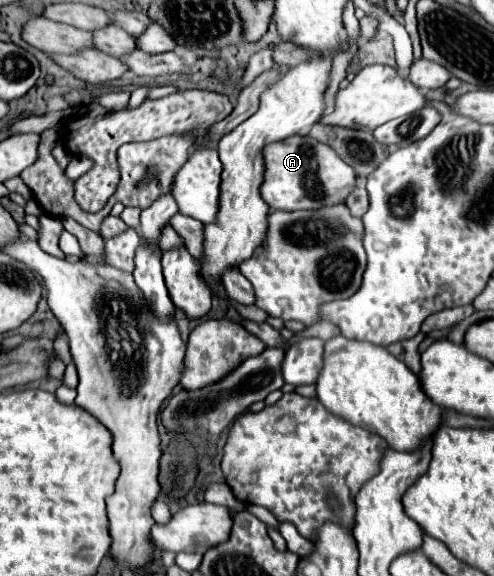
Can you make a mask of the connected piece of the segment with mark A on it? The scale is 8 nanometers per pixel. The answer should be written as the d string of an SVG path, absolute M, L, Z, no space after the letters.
M291 136L279 142L267 144L263 148L263 164L265 164L265 174L261 184L261 196L273 210L317 210L323 206L341 204L355 188L353 168L349 168L349 164L345 164L333 152L333 148L329 148L327 144L315 142L315 138L311 136Z

